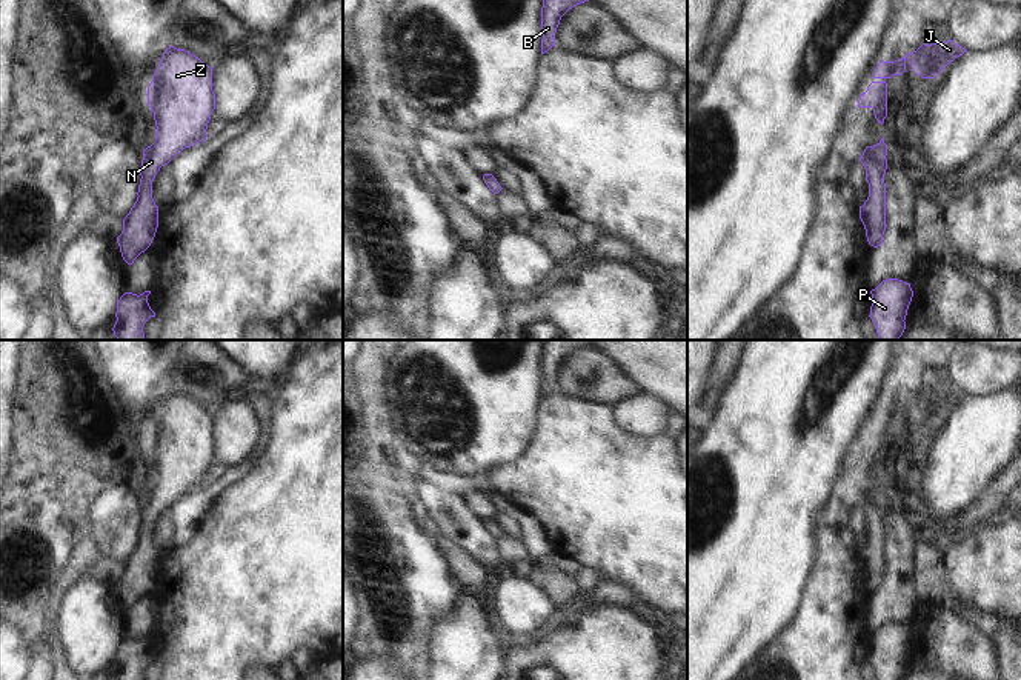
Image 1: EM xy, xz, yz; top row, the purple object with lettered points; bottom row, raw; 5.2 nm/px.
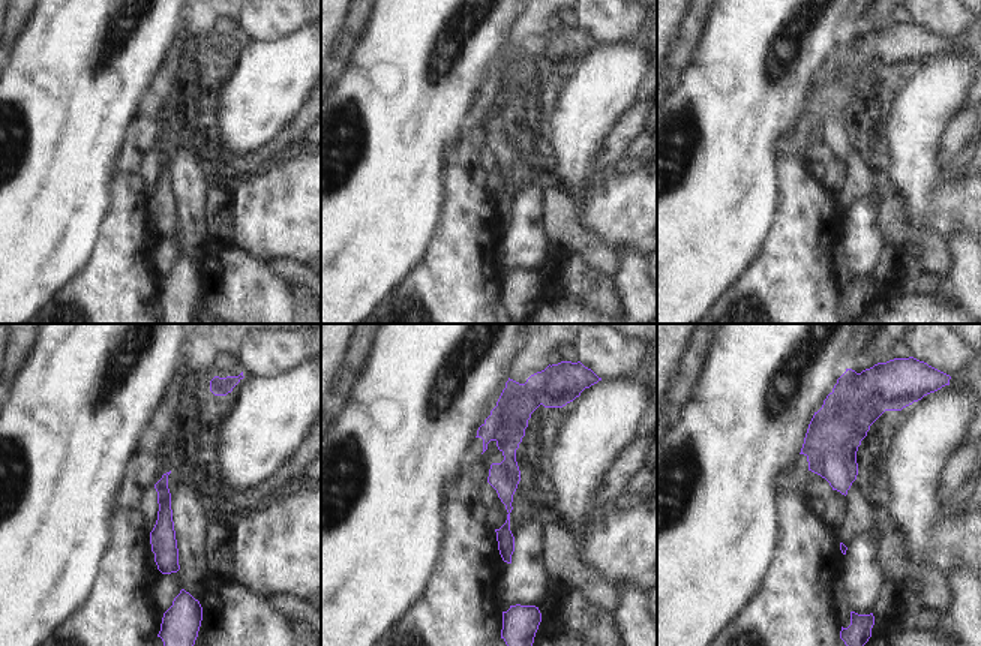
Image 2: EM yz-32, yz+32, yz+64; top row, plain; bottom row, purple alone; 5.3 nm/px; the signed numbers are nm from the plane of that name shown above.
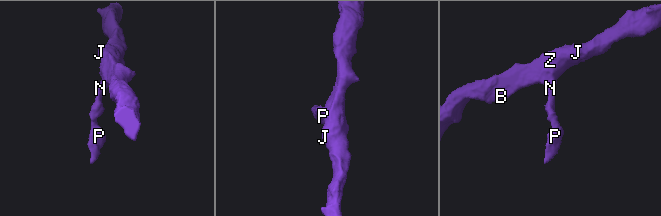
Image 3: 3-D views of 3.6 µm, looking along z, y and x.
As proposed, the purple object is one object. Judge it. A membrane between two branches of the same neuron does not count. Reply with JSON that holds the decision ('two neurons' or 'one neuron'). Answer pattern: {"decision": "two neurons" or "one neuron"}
{"decision": "one neuron"}

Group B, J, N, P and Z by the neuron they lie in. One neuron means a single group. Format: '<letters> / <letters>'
B J N P Z

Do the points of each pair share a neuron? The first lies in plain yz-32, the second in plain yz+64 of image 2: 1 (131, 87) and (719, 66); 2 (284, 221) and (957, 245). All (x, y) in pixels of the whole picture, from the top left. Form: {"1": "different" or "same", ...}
{"1": "same", "2": "different"}

